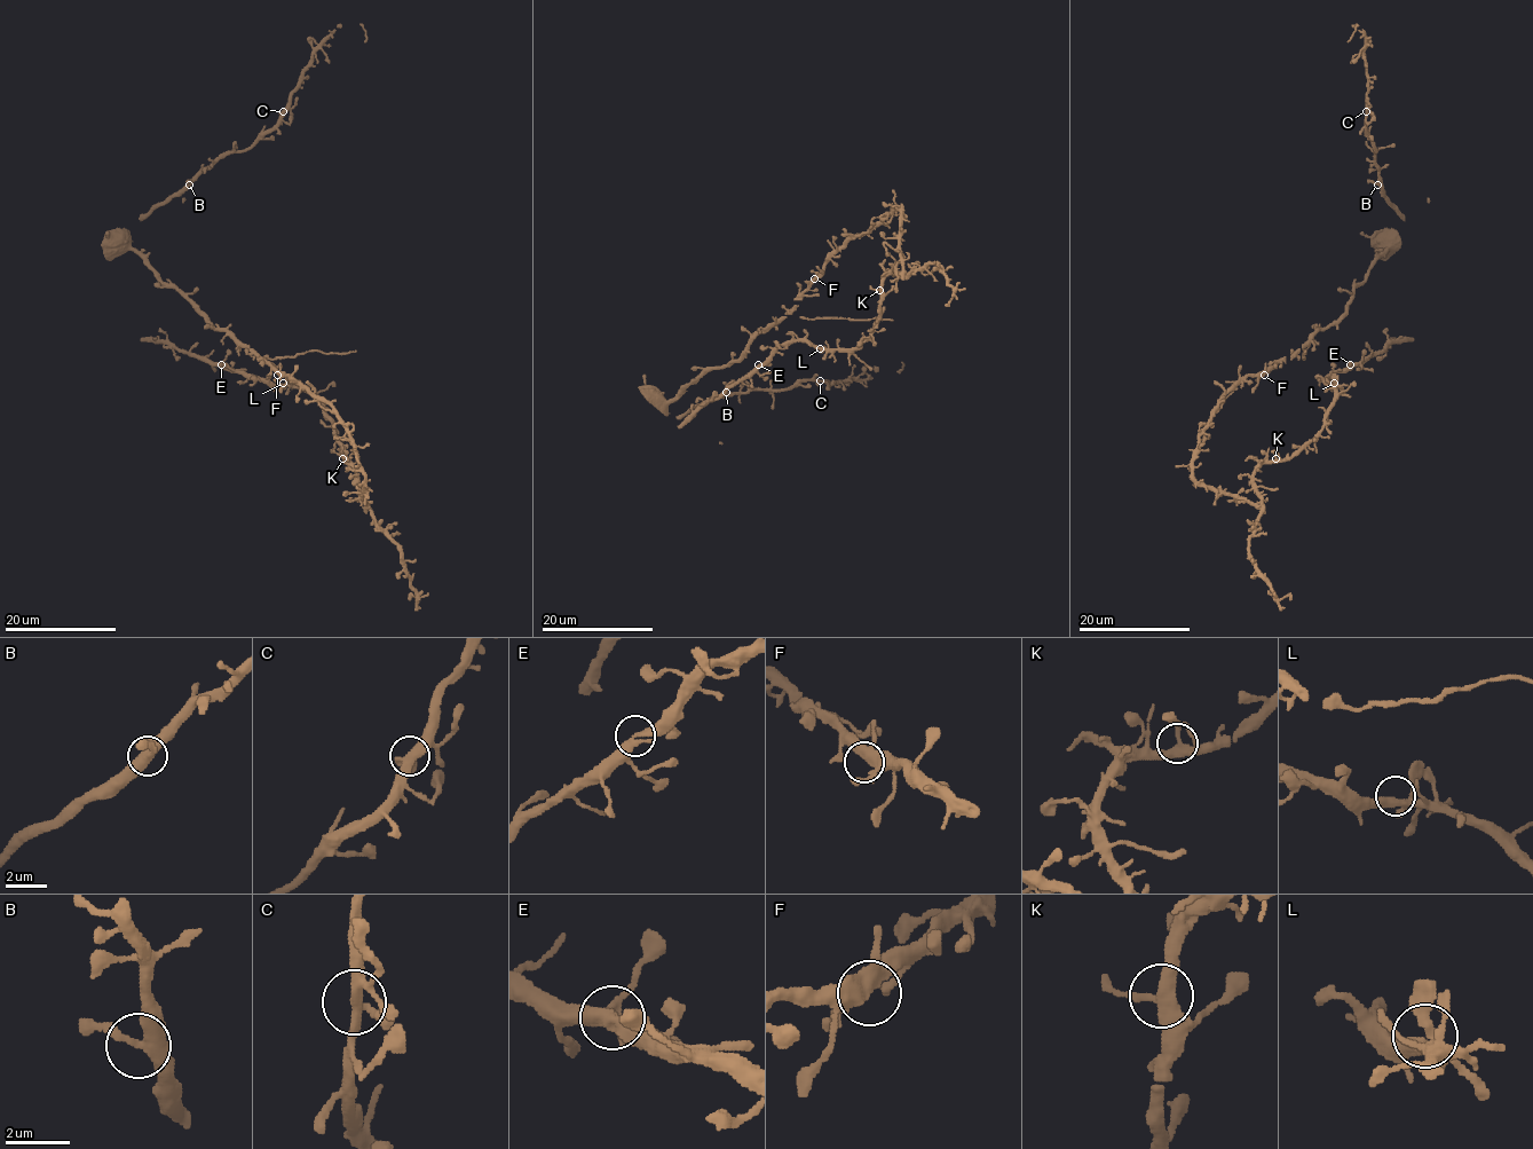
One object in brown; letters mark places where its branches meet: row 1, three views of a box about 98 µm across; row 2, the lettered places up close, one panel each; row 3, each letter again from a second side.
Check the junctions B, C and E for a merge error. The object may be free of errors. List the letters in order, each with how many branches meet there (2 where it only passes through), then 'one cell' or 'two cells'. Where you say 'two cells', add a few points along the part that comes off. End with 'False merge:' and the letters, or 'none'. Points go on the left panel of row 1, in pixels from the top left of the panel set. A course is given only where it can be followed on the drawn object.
B: branches 3; one cell
C: branches 3; one cell
E: branches 3; one cell
False merge: none

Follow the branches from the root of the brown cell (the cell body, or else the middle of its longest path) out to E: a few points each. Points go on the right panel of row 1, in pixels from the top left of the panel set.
E: (1261, 371), (1222, 399), (1193, 462), (1196, 481), (1254, 503), (1256, 470), (1314, 437), (1327, 379), (1351, 364)

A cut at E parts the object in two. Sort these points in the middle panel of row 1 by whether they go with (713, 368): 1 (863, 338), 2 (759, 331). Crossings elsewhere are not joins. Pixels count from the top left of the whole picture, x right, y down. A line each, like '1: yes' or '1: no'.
1: no
2: yes

